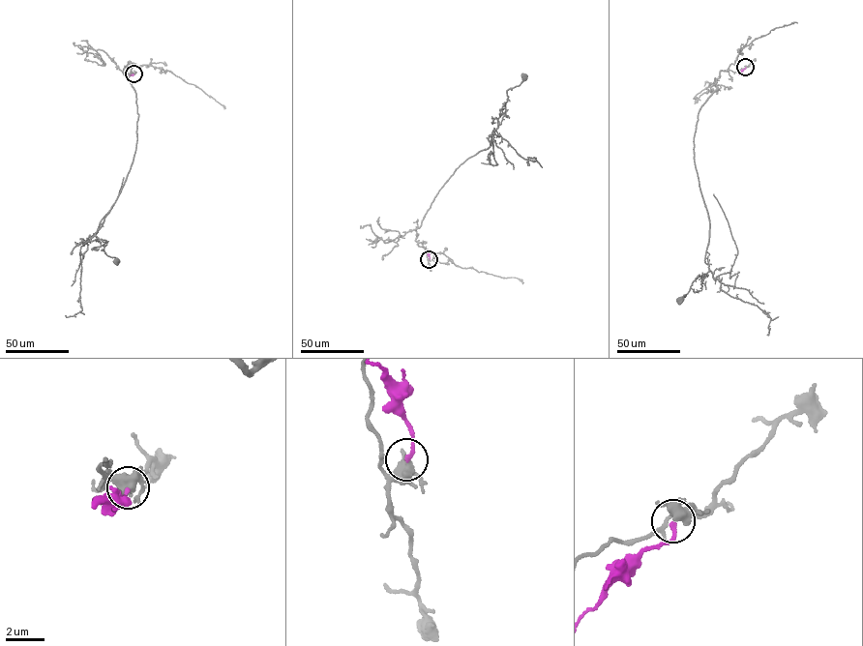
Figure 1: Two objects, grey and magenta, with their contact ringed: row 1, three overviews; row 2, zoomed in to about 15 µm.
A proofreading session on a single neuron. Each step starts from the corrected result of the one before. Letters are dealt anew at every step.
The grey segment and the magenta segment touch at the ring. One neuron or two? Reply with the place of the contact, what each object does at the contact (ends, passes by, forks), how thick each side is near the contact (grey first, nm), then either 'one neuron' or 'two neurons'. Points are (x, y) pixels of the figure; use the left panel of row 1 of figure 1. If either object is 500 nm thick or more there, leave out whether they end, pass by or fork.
(133, 73) | grey forks | magenta ends | 400/190 nm | two neurons

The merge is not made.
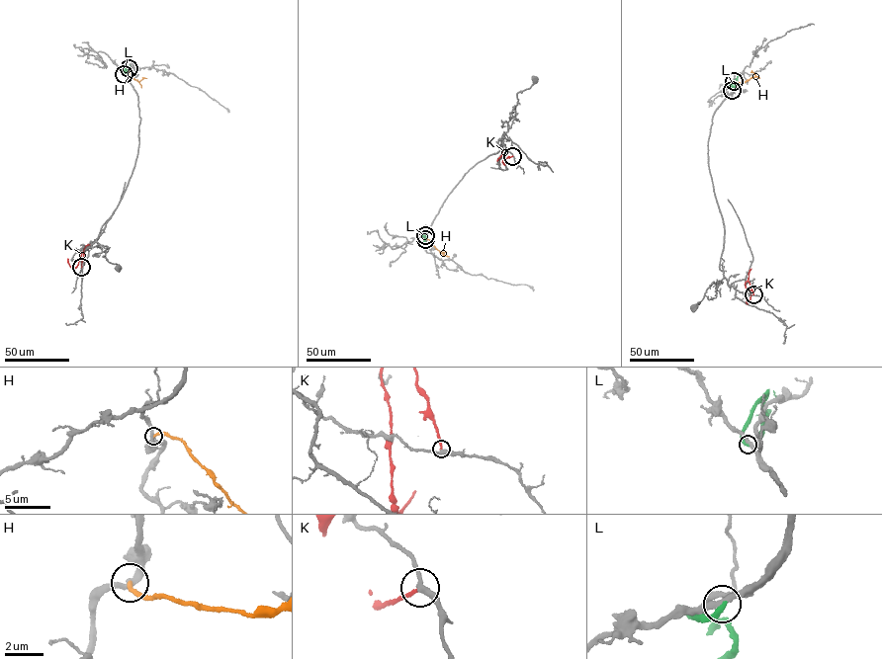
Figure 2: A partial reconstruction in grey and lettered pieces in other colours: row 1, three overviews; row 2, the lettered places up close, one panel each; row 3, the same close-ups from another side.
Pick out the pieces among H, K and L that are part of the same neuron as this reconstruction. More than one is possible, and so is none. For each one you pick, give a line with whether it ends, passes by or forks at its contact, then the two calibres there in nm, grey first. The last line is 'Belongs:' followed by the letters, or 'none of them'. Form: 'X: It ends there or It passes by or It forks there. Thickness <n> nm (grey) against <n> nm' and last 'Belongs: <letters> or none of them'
Belongs: none of them

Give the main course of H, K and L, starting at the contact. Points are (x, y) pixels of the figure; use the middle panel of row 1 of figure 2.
H: (425, 239), (443, 255), (446, 251)
K: (512, 156), (504, 157), (507, 149), (496, 161)
L: (425, 235), (421, 234), (425, 237), (424, 248)

